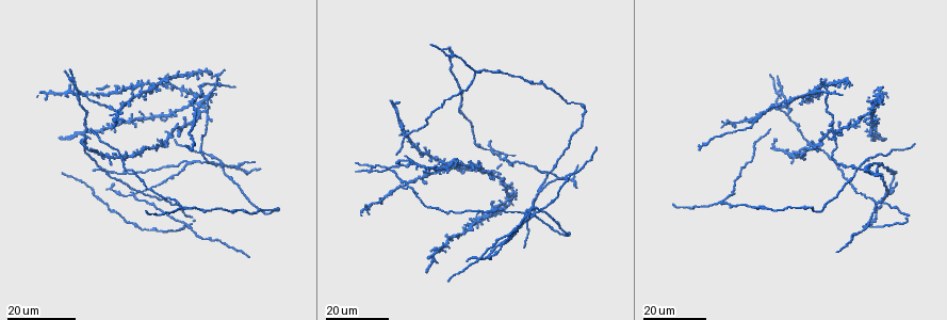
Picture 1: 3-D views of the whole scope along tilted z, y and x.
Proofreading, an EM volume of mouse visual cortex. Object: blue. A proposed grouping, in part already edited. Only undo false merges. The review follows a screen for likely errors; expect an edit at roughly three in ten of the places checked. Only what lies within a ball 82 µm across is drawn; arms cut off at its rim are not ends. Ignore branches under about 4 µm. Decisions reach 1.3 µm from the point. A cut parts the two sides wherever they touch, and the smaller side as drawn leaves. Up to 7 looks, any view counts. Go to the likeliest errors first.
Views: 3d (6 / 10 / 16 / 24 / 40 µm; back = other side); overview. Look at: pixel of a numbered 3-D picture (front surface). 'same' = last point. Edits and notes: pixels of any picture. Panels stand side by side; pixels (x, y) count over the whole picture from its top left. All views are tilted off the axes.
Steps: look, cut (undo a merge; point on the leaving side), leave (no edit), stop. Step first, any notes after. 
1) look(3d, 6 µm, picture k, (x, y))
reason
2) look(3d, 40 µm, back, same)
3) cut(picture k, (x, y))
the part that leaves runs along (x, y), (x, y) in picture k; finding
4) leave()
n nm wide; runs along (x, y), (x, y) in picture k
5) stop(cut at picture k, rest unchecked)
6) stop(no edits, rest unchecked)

look(3d, 16 µm, picture 1, (782, 88))
two arms at a narrow angle

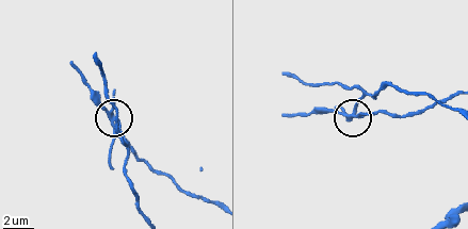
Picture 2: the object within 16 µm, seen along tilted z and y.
look(3d, 6 µm, picture 2, (110, 121))
closer look

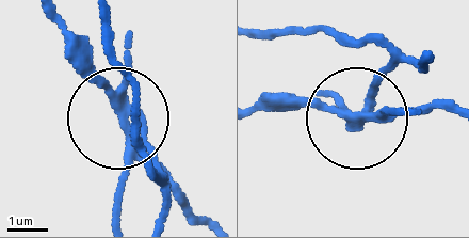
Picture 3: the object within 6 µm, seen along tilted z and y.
cut(picture 3, (92, 62))
5 arms; the part that leaves runs along (117, 108), (127, 135), (208, 219) in picture 3; two cells meet here

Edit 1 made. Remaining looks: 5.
look(3d, 16 µm, picture 1, (564, 179))
four arms meet

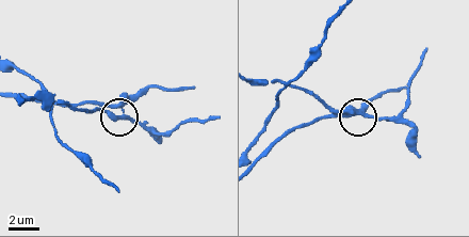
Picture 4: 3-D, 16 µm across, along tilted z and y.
look(3d, 6 µm, picture 4, (122, 107))
closer look

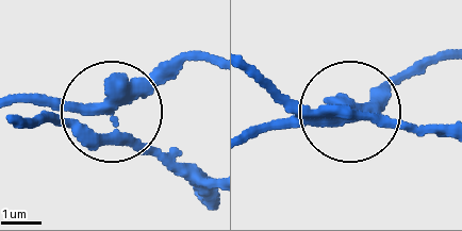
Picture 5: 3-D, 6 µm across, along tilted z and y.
cut(picture 5, (172, 72))
4 arms; two cells meet here

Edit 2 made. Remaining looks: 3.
look(overview)

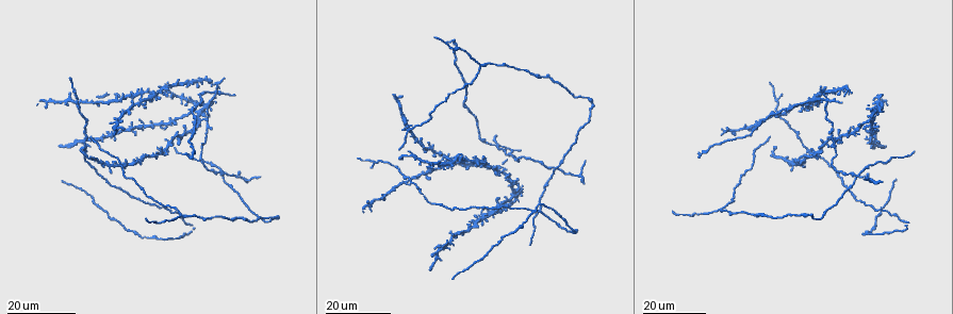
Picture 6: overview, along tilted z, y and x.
look(3d, 16 µm, picture 6, (827, 98))
four arms meet

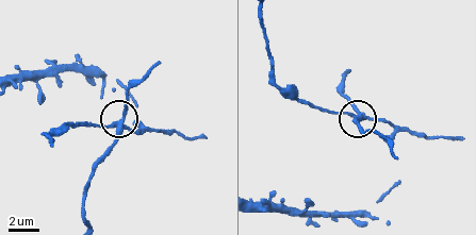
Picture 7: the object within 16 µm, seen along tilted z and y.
look(3d, 6 µm, picture 7, (126, 126))

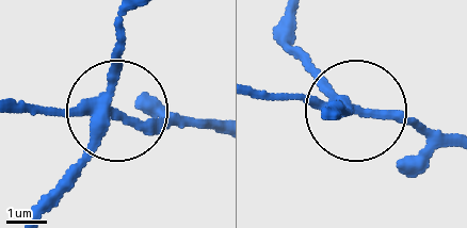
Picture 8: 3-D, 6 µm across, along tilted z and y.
cut(picture 8, (147, 124))
side arm 56 µm; the part that leaves runs along (100, 107), (17, 108) in picture 8; a second cell is stuck on

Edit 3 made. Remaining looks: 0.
stop(cut at picture 3, cut at picture 5, cut at picture 8, rest unchecked)

